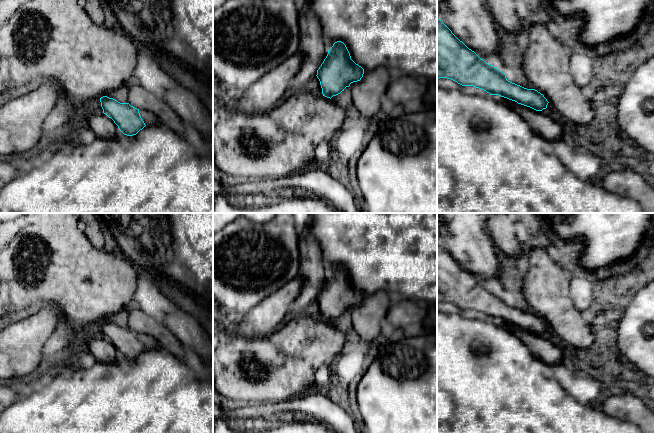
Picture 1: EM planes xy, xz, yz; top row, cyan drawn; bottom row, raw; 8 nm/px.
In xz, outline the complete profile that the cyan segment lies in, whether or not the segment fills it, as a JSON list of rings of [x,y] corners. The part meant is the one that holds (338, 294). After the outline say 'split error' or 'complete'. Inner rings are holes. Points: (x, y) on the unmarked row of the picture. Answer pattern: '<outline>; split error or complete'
[[[337,265],[328,274],[316,300],[320,305],[323,320],[331,323],[351,307],[360,305],[363,298],[364,293],[351,283],[346,269]]]; complete

